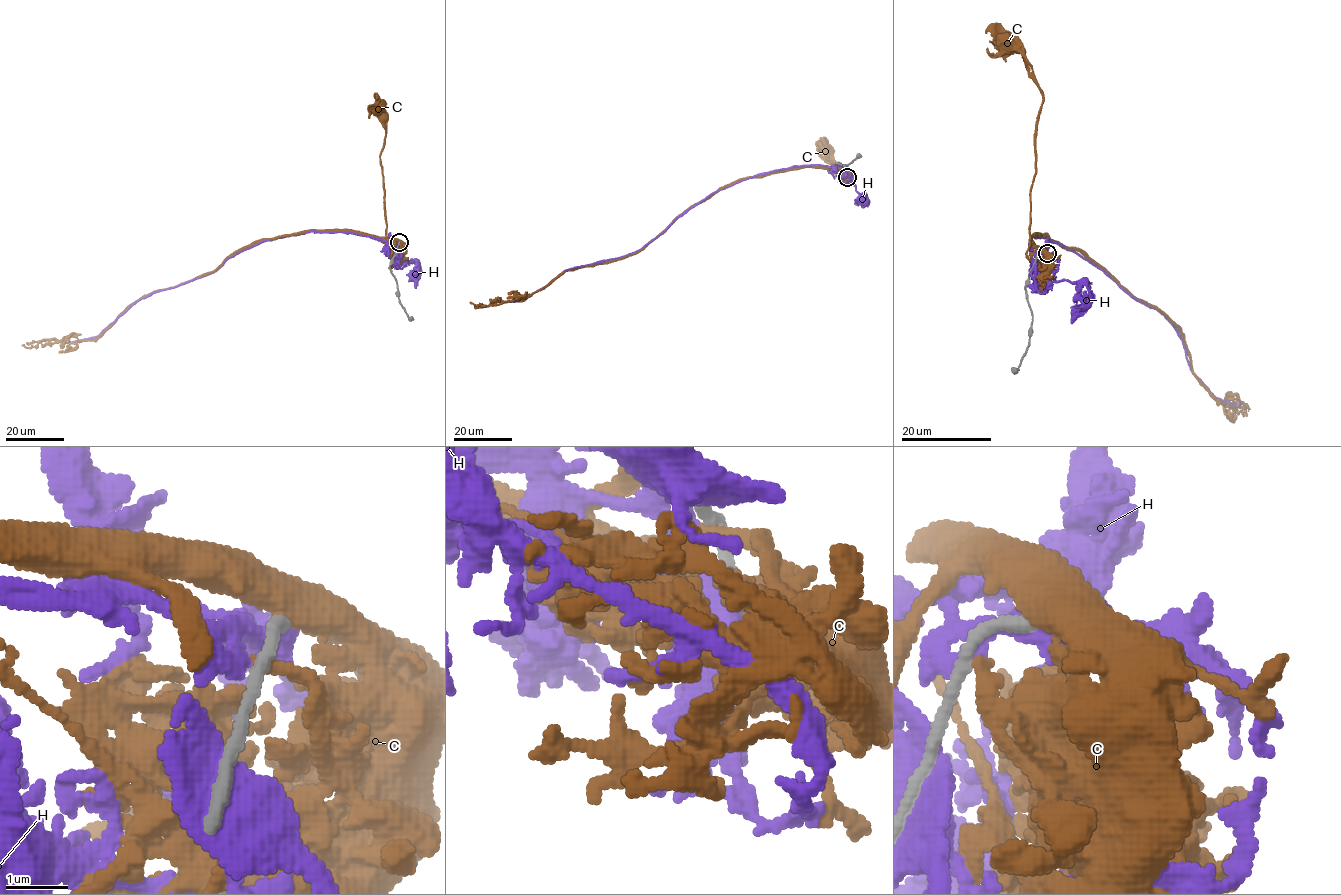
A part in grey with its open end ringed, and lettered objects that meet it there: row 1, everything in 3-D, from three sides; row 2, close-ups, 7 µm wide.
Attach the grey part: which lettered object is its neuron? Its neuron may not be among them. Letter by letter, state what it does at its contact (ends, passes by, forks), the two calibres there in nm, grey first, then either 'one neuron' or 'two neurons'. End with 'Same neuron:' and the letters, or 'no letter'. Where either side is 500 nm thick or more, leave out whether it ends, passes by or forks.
C: 260/500 nm | two neurons
H: it forks | 260/440 nm | two neurons
Same neuron: no letter

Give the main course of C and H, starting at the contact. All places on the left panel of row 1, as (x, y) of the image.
C: (399, 241), (393, 239), (391, 246), (386, 235), (380, 161), (386, 115), (379, 105)
H: (399, 242), (339, 231), (262, 241), (231, 255), (213, 272), (134, 302), (96, 336), (60, 339)

